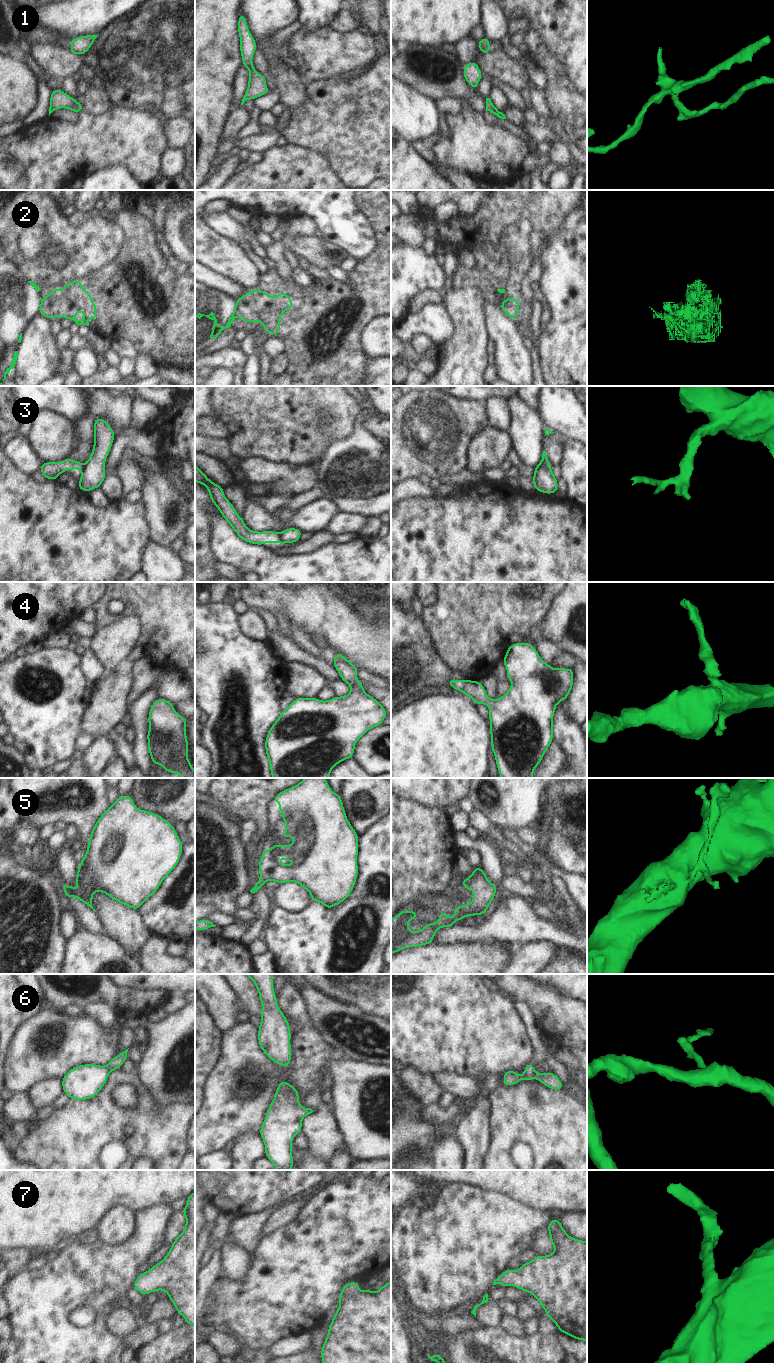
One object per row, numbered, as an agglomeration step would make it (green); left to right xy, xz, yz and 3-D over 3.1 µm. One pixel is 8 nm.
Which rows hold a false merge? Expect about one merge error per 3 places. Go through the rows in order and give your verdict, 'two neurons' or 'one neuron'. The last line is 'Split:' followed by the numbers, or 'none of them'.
1: one neuron
2: two neurons
3: two neurons
4: one neuron
5: one neuron
6: one neuron
7: one neuron
Split: 2, 3

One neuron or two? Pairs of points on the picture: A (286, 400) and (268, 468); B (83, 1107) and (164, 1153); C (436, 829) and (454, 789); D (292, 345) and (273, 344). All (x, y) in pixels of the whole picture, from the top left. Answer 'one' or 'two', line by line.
A: two
B: one
C: two
D: two

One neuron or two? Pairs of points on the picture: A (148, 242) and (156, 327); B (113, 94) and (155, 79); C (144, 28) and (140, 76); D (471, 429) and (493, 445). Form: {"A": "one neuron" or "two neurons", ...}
{"A": "one neuron", "B": "one neuron", "C": "one neuron", "D": "two neurons"}

